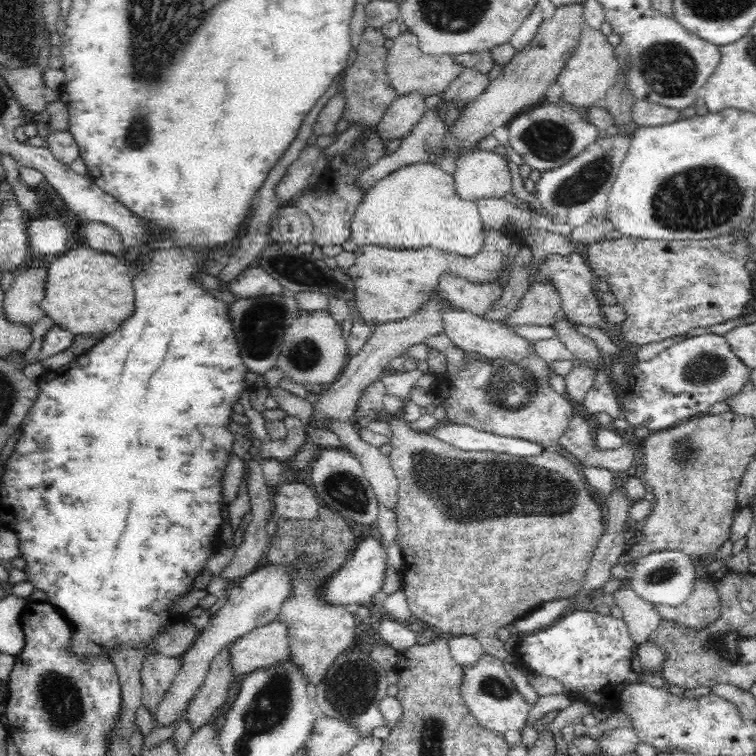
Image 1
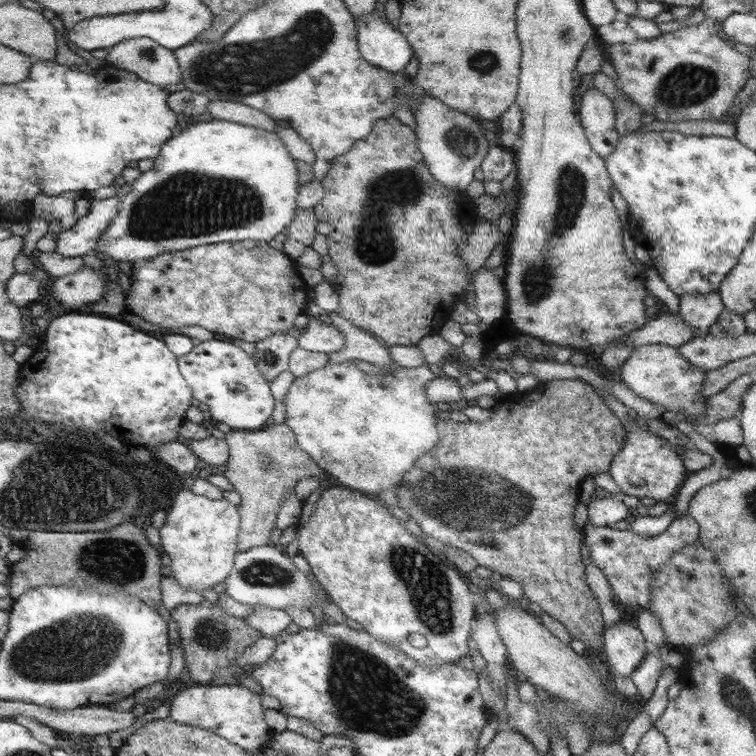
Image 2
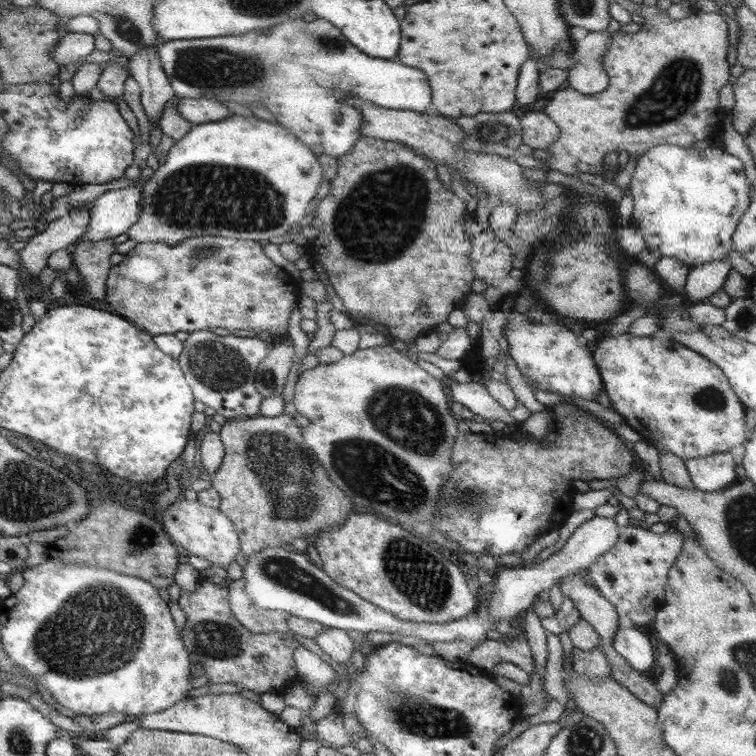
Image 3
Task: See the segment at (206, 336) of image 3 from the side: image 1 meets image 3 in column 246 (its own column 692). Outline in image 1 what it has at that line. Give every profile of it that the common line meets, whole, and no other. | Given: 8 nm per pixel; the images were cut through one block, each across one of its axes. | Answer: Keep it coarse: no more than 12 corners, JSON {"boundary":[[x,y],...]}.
{"boundary":[[724,335],[685,338],[626,376],[631,429],[673,428],[750,370]]}

